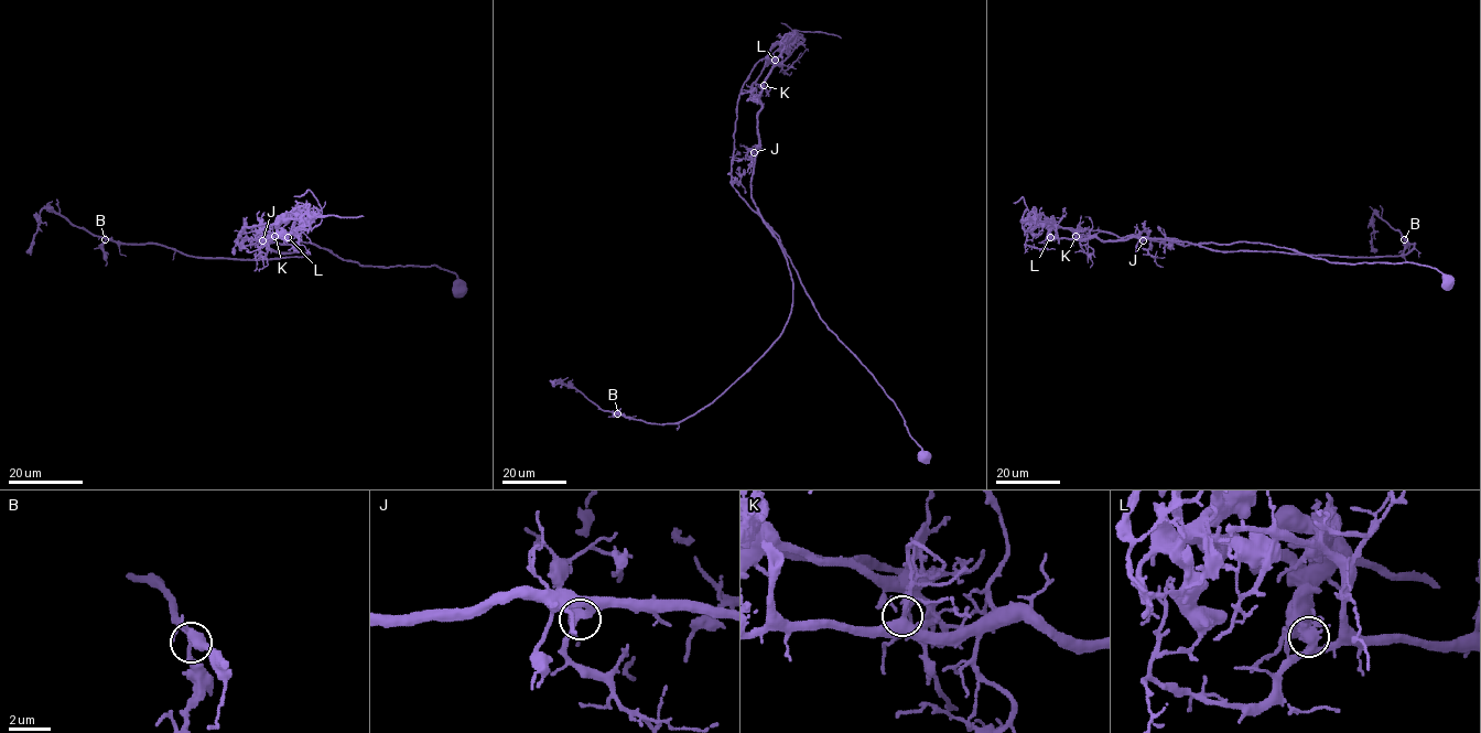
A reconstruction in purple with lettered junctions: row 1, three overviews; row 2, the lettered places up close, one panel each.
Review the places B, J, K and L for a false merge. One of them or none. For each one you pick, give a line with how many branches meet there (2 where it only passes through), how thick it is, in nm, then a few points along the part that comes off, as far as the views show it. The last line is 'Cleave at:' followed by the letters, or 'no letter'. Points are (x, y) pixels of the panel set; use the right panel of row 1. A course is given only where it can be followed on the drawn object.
L: 4 branches meet; 420 nm thick; foreign part runs (1050, 237), (1142, 237), (1213, 250), (1363, 257), (1405, 255), (1414, 244), (1374, 213), (1375, 254)
Cleave at: L

